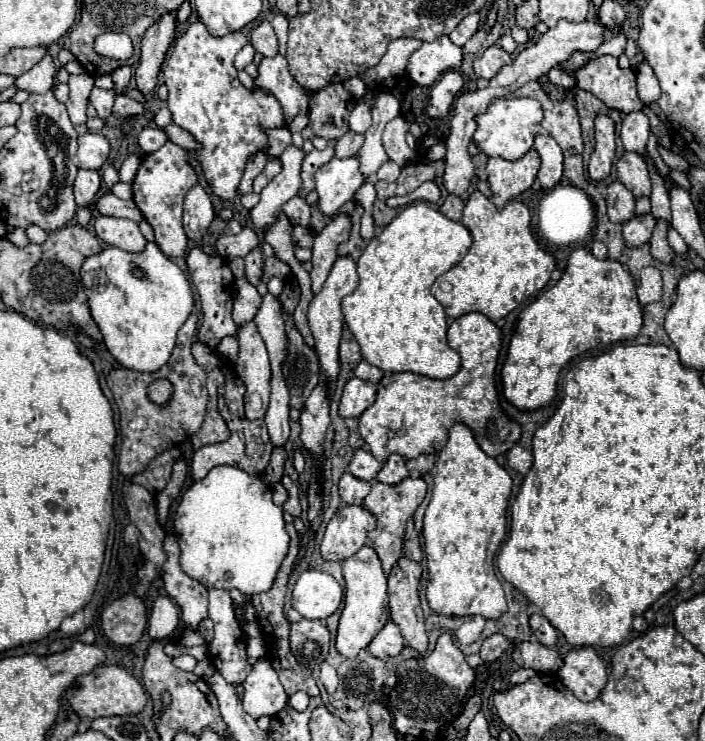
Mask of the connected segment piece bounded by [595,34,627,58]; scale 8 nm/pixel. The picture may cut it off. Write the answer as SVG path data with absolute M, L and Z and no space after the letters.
M617 34L609 42L603 42L603 46L599 46L599 50L595 50L595 54L597 56L609 54L609 56L615 56L617 58L617 56L621 56L625 52L625 42L627 42L625 34Z

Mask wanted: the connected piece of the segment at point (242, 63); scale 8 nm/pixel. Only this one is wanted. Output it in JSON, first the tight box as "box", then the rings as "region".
{"box":[235,42,255,70],"region":[[[247,42],[247,44],[239,50],[239,54],[235,56],[235,68],[237,68],[237,70],[243,70],[249,62],[253,62],[253,56],[255,56],[255,48]]]}

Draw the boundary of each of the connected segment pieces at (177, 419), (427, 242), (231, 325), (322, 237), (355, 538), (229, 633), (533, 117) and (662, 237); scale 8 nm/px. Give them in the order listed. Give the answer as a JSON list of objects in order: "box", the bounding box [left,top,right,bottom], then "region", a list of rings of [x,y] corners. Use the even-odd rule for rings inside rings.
[{"box":[107,312,209,478],"region":[[[193,312],[187,318],[187,322],[181,326],[181,330],[177,332],[177,344],[175,344],[175,350],[173,350],[169,362],[163,368],[159,368],[157,372],[137,374],[135,370],[129,370],[129,368],[115,368],[107,376],[107,384],[113,392],[113,398],[115,398],[115,404],[117,404],[120,414],[122,444],[117,468],[127,478],[133,476],[135,472],[143,472],[147,468],[147,464],[151,462],[151,458],[155,458],[163,450],[169,450],[179,440],[185,440],[191,434],[195,434],[205,420],[207,402],[209,402],[209,394],[205,388],[205,372],[201,370],[201,366],[195,364],[195,360],[191,356],[195,326],[197,326],[197,314]],[[157,378],[171,380],[171,384],[175,388],[173,400],[169,406],[155,406],[147,398],[147,386]]]},{"box":[341,202,469,380],"region":[[[415,202],[403,208],[403,212],[399,212],[393,222],[387,224],[379,236],[367,244],[361,258],[357,260],[359,286],[351,296],[345,296],[341,300],[341,308],[347,328],[359,342],[363,358],[371,362],[371,366],[379,366],[383,372],[415,372],[439,380],[457,374],[461,368],[461,358],[447,344],[447,318],[443,306],[431,294],[431,286],[437,276],[459,264],[469,248],[469,230],[461,222],[449,220],[439,210],[429,208],[425,202]]]},{"box":[185,248,237,350],"region":[[[191,248],[185,262],[187,262],[187,270],[191,274],[191,280],[193,280],[195,288],[197,288],[197,292],[199,292],[201,310],[203,310],[203,322],[201,322],[201,328],[197,332],[197,340],[213,350],[221,342],[221,338],[237,334],[237,326],[235,326],[235,322],[231,318],[233,274],[231,274],[231,270],[229,270],[229,266],[227,266],[227,262],[223,258],[219,258],[215,254],[209,256],[199,248]]]},{"box":[311,212,351,294],"region":[[[345,212],[335,214],[335,218],[319,232],[315,234],[313,242],[313,270],[311,270],[311,282],[313,282],[313,294],[317,294],[323,288],[325,278],[331,272],[333,262],[337,260],[339,244],[347,242],[351,232],[351,218]]]},{"box":[321,506,375,562],"region":[[[341,506],[327,524],[321,556],[341,562],[351,558],[367,542],[367,532],[375,528],[375,516],[363,506]]]},{"box":[209,588,251,684],"region":[[[211,588],[209,590],[209,618],[213,620],[215,628],[213,628],[213,640],[209,642],[209,656],[211,662],[215,664],[217,672],[229,682],[229,684],[241,684],[247,676],[247,672],[251,670],[249,658],[245,654],[245,634],[241,630],[241,624],[235,616],[235,608],[233,608],[233,600],[229,596],[227,590],[217,590]]]},{"box":[473,98,543,160],"region":[[[497,98],[487,106],[487,110],[475,116],[477,130],[473,134],[473,142],[487,156],[501,156],[505,160],[517,160],[525,156],[533,146],[531,126],[543,120],[541,104],[533,98]]]},{"box":[649,220,675,264],"region":[[[659,220],[655,224],[653,238],[649,240],[649,244],[651,244],[651,256],[655,260],[659,260],[659,262],[665,262],[665,264],[673,262],[673,258],[675,258],[673,248],[667,244],[667,228],[669,228],[669,222],[667,220]]]}]

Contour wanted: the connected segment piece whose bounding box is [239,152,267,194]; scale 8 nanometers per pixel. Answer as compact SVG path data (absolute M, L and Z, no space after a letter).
M257 152L253 158L249 158L247 166L245 166L245 174L241 178L241 184L239 184L239 192L245 194L245 192L251 192L251 184L253 180L265 170L265 164L267 164L267 154L265 152Z

